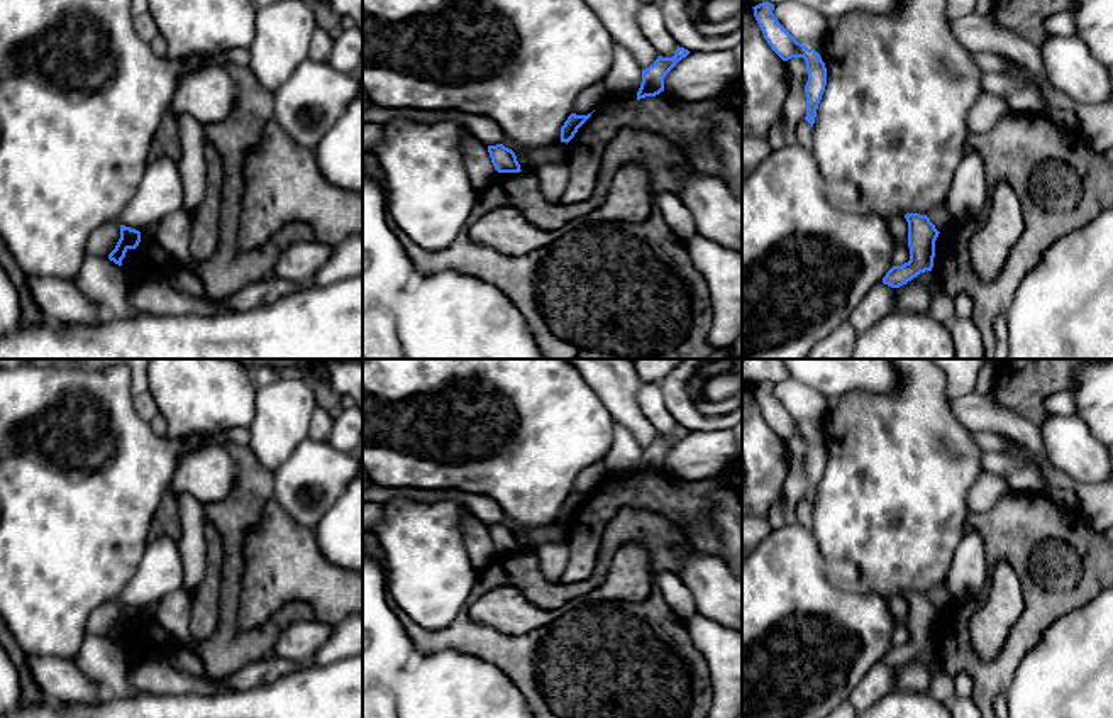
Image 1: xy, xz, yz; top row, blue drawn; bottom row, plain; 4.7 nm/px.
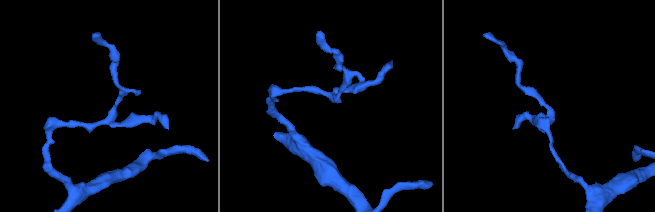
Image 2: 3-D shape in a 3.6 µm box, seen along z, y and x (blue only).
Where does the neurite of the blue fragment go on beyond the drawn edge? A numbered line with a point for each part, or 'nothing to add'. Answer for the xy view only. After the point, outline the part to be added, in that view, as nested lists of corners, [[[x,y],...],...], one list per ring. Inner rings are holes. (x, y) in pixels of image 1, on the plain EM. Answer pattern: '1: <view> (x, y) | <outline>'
nothing to add

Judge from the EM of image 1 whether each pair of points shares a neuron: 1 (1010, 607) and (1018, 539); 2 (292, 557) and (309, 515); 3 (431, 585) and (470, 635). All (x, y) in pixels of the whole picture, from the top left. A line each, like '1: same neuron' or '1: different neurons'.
1: different neurons
2: different neurons
3: different neurons

